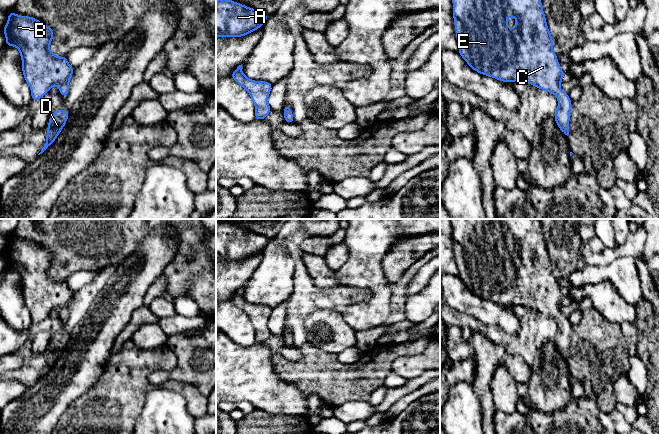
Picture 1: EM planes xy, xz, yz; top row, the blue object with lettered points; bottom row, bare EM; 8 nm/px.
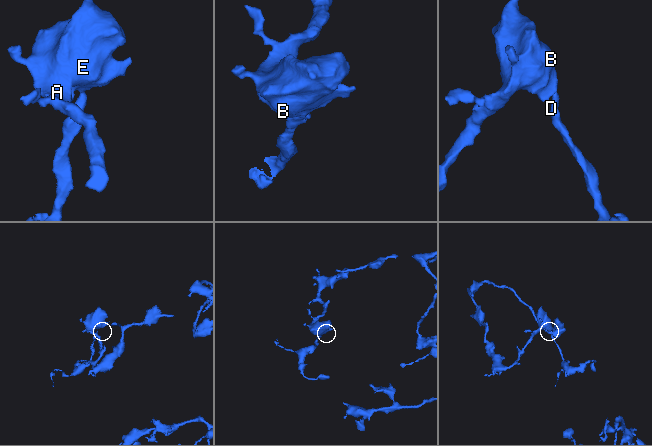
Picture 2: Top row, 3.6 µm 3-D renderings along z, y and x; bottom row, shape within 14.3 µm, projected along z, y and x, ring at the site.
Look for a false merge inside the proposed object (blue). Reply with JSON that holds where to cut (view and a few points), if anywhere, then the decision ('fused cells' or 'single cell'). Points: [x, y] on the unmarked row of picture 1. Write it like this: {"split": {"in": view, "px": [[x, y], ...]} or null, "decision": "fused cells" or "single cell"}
{"split": null, "decision": "single cell"}

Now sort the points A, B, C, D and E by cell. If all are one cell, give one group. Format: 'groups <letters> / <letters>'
groups A B C D E

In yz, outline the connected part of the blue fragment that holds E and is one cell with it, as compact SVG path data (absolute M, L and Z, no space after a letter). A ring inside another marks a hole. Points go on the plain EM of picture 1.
M451 219L453 243L456 254L458 277L474 295L497 303L501 306L524 306L541 314L554 318L558 325L555 346L558 352L569 359L569 345L572 325L568 317L560 312L564 296L553 275L553 263L547 250L543 229L538 219ZM507 242L516 243L515 250L510 253Z

